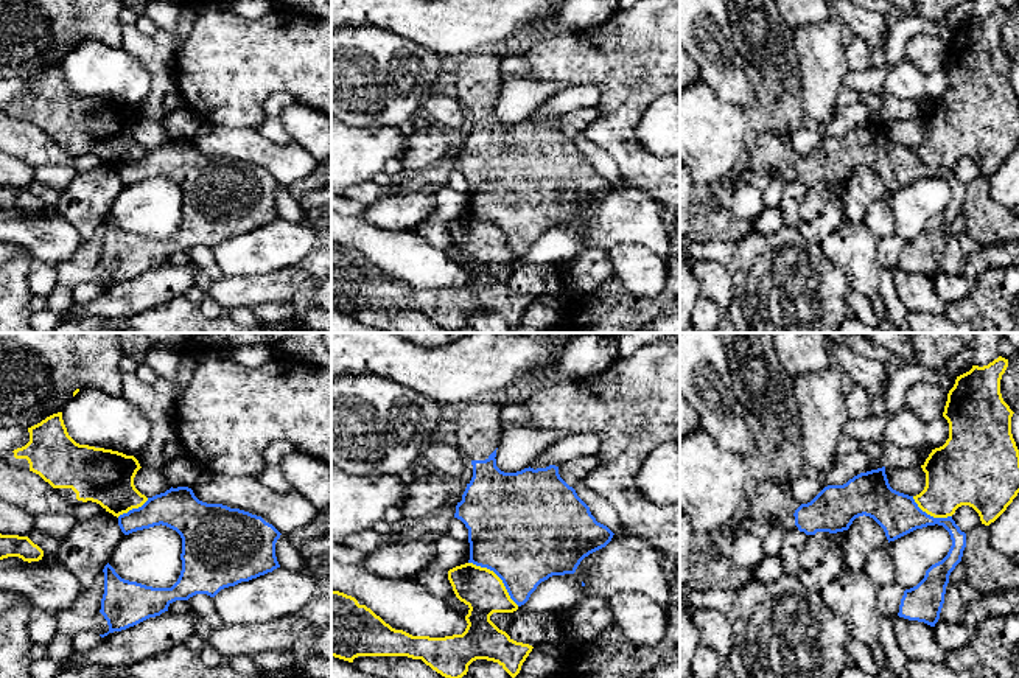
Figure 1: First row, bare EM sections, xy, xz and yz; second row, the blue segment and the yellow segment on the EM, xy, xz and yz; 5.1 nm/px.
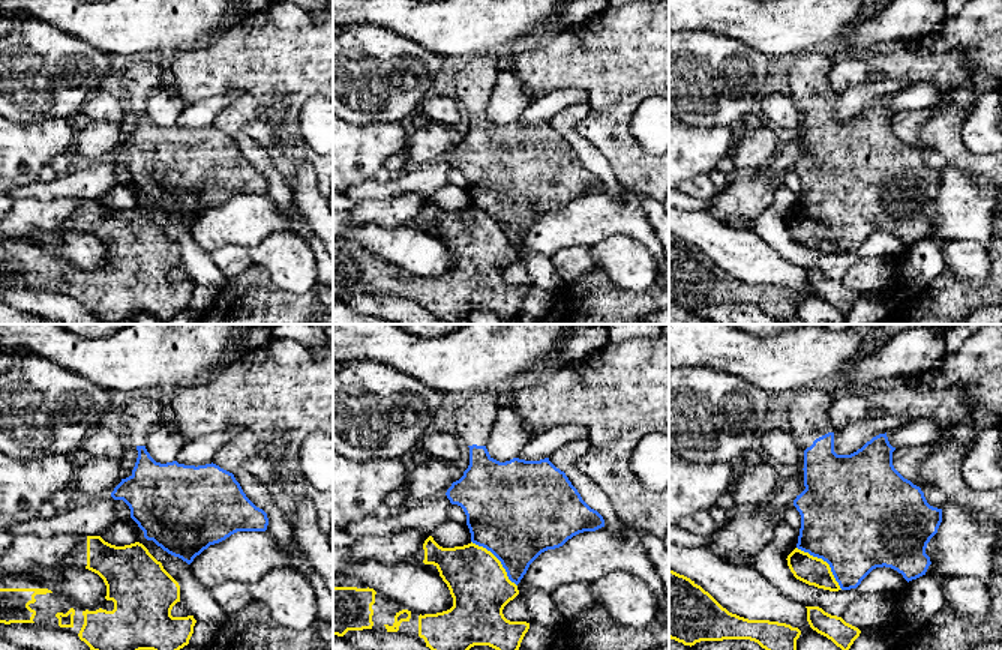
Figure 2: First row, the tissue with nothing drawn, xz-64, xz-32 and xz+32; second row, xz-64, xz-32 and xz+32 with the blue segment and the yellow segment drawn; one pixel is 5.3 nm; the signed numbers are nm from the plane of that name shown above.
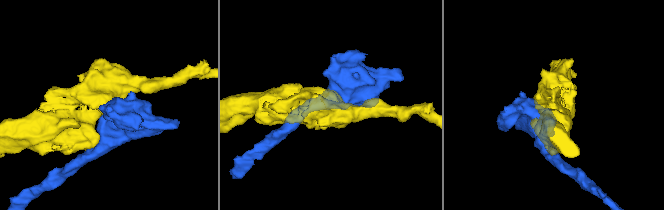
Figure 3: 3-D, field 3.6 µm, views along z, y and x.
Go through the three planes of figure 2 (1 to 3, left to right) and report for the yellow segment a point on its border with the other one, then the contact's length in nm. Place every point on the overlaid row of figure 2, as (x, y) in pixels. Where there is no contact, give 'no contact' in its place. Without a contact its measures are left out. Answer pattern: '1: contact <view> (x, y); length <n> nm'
1: no contact
2: contact xz-32 (498, 559); length 340 nm
3: contact xz+32 (825, 560); length 340 nm

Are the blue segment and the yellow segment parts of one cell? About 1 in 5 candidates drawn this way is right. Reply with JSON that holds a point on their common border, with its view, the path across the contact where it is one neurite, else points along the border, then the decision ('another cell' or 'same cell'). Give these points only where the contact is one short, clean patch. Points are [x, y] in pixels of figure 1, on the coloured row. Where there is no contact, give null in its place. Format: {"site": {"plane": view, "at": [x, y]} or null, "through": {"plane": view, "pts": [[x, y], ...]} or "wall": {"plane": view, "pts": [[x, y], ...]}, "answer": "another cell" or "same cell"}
{"site": {"plane": "xz", "at": [498, 576]}, "answer": "another cell"}

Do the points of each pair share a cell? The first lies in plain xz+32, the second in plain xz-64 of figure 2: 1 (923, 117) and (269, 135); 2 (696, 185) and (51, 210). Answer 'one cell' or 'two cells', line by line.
1: two cells
2: two cells

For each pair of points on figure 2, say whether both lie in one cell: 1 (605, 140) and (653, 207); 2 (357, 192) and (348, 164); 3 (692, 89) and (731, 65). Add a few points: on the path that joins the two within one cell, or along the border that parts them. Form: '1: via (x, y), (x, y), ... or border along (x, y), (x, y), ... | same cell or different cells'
1: border along (638, 189), (653, 198) | different cells
2: border along (372, 177), (354, 183), (348, 189) | different cells
3: via (701, 80), (716, 80), (722, 74) | same cell

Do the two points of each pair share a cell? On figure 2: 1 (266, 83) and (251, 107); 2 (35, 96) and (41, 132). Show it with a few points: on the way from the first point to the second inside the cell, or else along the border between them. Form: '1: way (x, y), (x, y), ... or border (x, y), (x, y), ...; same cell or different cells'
1: border (243, 89), (264, 102), (276, 96), (290, 98); different cells
2: border (68, 119), (15, 122); different cells

